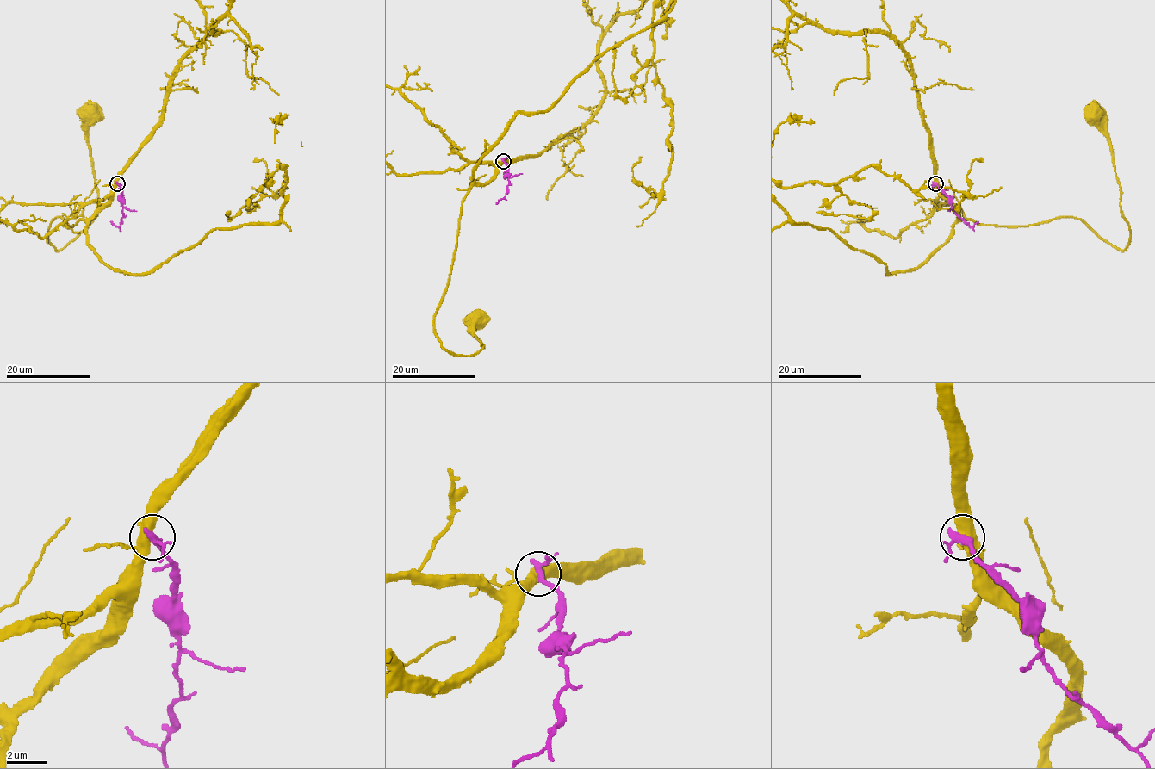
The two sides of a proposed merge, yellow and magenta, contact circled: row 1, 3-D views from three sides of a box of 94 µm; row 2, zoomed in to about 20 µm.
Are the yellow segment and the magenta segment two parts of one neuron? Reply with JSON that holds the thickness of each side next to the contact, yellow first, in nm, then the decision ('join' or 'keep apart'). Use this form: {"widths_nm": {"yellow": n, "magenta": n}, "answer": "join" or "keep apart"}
{"widths_nm": {"yellow": 440, "magenta": 240}, "answer": "keep apart"}

